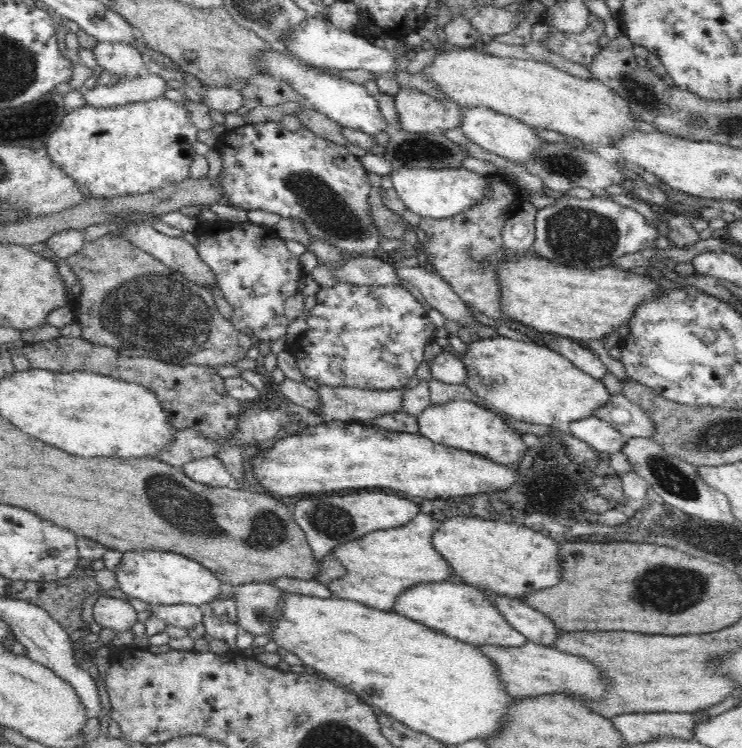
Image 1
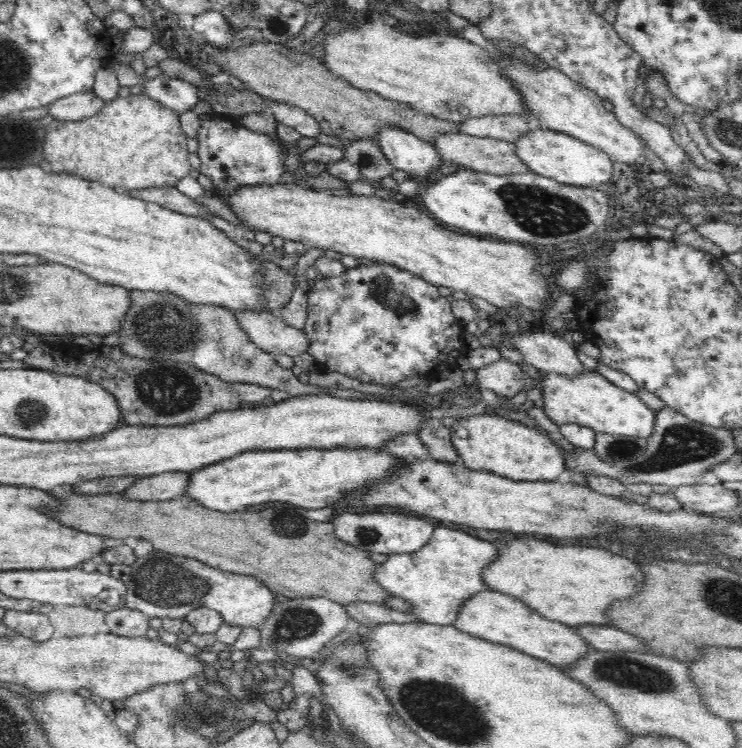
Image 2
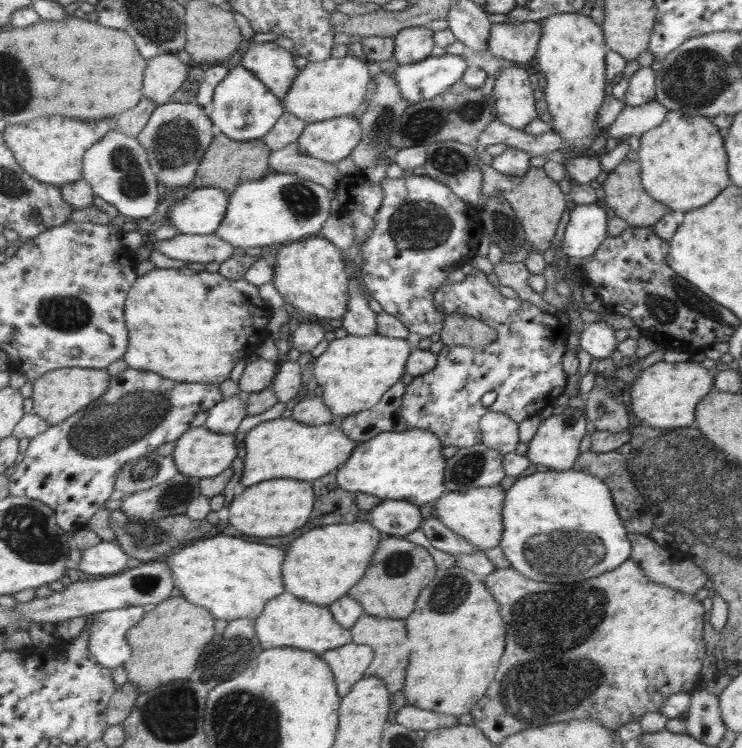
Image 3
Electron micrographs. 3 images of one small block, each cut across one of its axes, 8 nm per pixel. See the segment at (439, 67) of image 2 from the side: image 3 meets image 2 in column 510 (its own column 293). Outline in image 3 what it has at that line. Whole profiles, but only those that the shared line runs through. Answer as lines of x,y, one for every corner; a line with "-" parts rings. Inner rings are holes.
355,50
343,58
331,58
321,62
307,63
293,81
289,95
285,97
284,108
308,123
317,123
330,119
350,116
367,97
371,84
368,61

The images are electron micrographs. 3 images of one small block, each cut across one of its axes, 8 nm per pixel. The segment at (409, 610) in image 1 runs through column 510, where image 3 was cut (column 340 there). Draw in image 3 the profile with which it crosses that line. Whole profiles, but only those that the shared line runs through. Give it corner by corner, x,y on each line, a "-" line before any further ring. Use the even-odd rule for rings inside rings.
285,592
268,603
262,616
257,618
257,637
264,650
280,647
294,647
309,650
317,655
345,647
353,643
351,628
345,628
337,621
331,606
325,607
301,601
292,593

